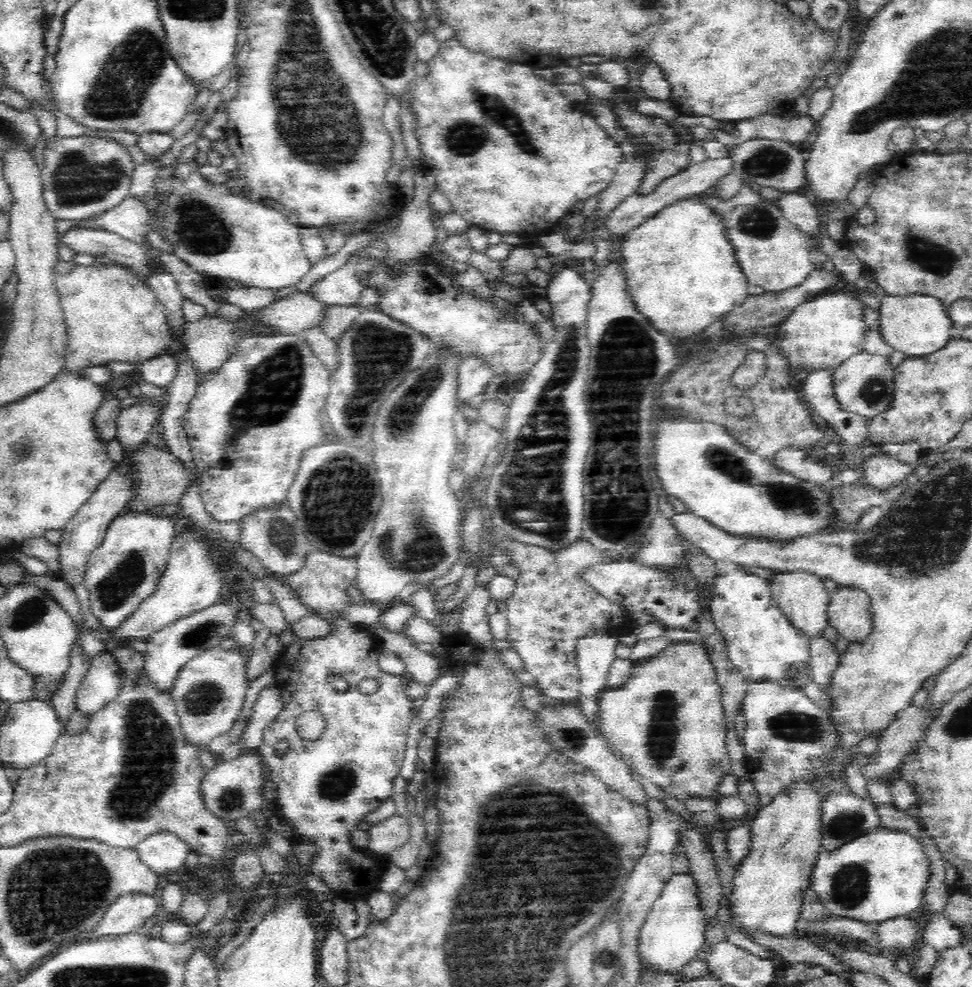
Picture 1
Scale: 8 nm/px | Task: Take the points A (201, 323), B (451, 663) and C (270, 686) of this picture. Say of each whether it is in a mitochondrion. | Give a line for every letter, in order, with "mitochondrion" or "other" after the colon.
A: other
B: other
C: other

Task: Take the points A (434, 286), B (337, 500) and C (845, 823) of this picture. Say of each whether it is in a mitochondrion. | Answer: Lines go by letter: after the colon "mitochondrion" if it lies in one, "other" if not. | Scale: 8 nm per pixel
A: other
B: mitochondrion
C: mitochondrion

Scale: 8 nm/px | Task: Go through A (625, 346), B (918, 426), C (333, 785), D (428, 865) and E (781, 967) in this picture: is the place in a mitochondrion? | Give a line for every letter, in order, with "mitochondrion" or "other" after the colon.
A: mitochondrion
B: other
C: mitochondrion
D: other
E: other

